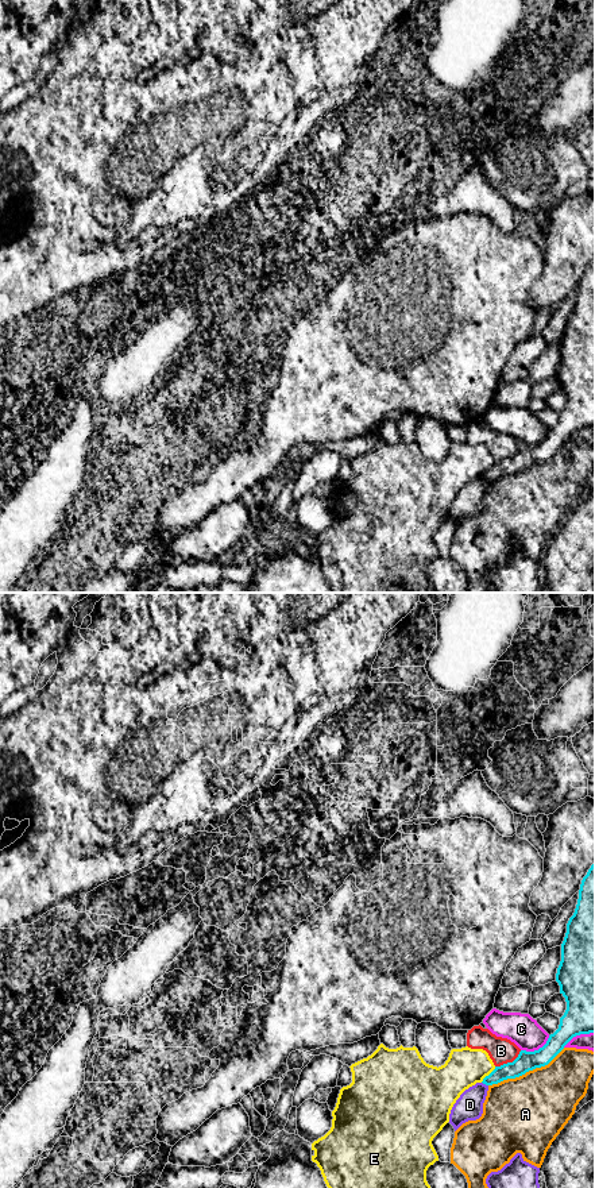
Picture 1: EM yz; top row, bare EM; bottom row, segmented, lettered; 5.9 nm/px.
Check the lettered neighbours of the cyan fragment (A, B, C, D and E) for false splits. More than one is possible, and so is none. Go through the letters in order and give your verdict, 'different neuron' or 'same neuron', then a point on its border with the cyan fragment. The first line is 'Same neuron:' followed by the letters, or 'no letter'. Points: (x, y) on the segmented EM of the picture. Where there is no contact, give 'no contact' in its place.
Same neuron: no letter
A: different neuron; contact yz (526, 1071)
B: different neuron; contact yz (509, 1063)
C: different neuron; contact yz (536, 1050)
D: different neuron; contact yz (485, 1083)
E: different neuron; contact yz (489, 1075)

